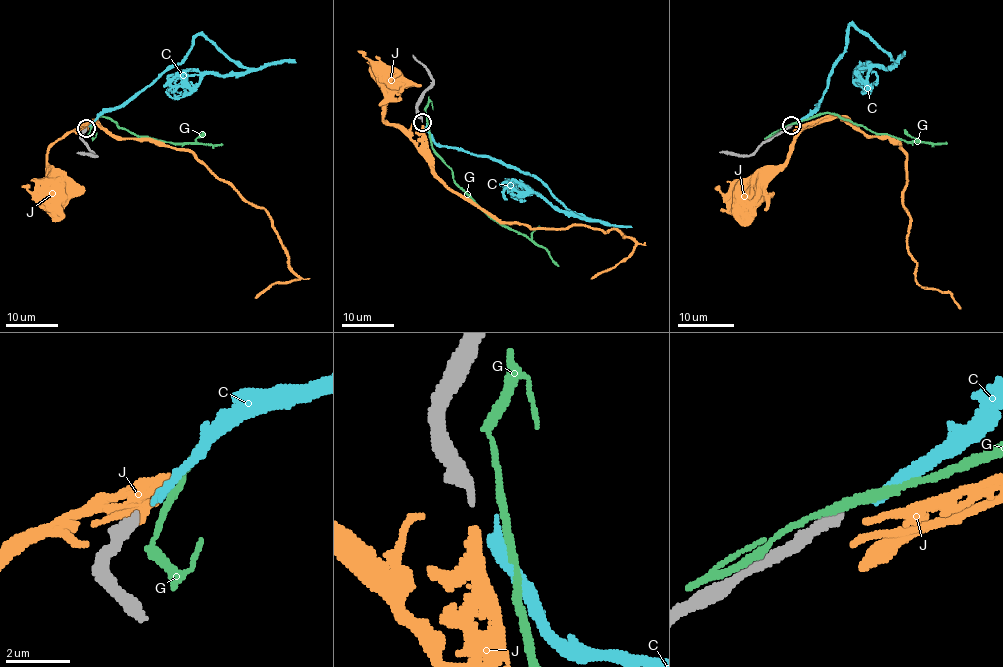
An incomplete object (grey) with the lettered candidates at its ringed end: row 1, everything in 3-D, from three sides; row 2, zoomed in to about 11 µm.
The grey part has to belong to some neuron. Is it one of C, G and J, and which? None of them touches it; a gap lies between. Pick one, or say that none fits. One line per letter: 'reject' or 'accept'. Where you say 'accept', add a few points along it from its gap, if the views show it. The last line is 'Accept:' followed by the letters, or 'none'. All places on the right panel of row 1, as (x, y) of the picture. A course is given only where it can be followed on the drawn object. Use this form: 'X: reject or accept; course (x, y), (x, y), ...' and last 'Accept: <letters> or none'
C: accept; course (792, 124), (816, 107), (852, 25), (894, 62), (888, 67), (874, 66), (866, 91), (874, 81)
G: reject
J: reject
Accept: C

